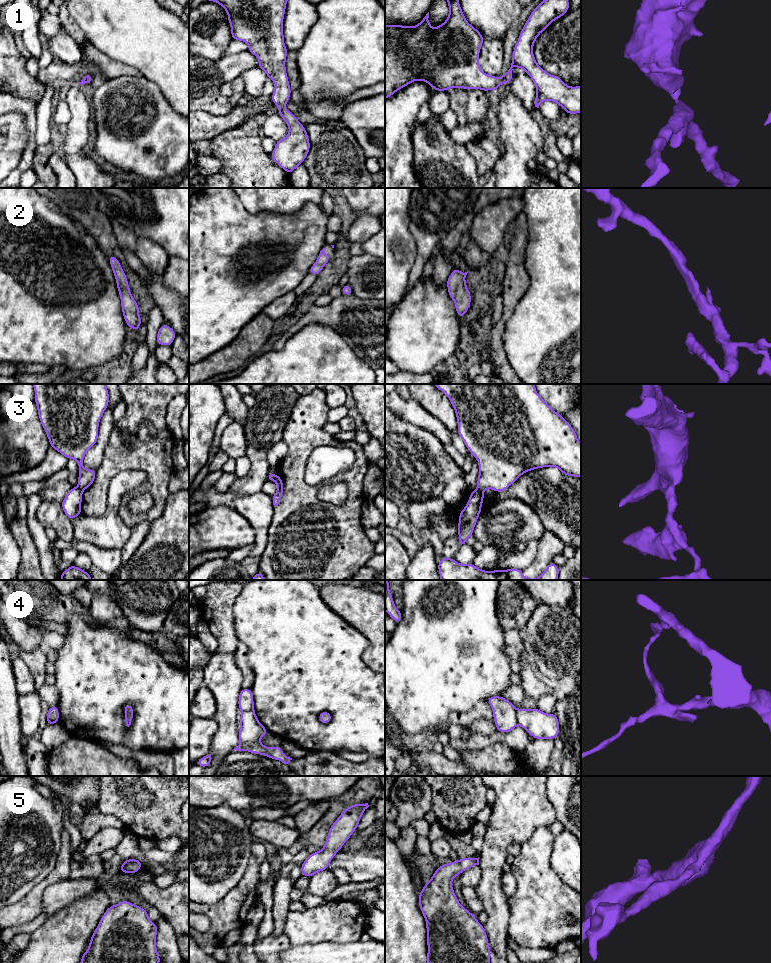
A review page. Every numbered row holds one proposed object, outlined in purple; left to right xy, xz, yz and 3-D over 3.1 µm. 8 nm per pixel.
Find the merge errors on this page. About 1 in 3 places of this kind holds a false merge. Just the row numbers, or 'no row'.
3, 4

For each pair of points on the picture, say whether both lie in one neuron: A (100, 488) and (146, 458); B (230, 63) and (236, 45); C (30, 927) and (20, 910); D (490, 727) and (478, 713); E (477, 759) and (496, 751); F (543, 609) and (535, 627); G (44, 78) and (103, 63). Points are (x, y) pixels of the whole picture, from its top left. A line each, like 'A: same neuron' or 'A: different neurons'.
A: same neuron
B: different neurons
C: different neurons
D: different neurons
E: same neuron
F: same neuron
G: same neuron

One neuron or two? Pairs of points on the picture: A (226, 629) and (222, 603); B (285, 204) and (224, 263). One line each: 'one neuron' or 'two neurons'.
A: one neuron
B: two neurons

